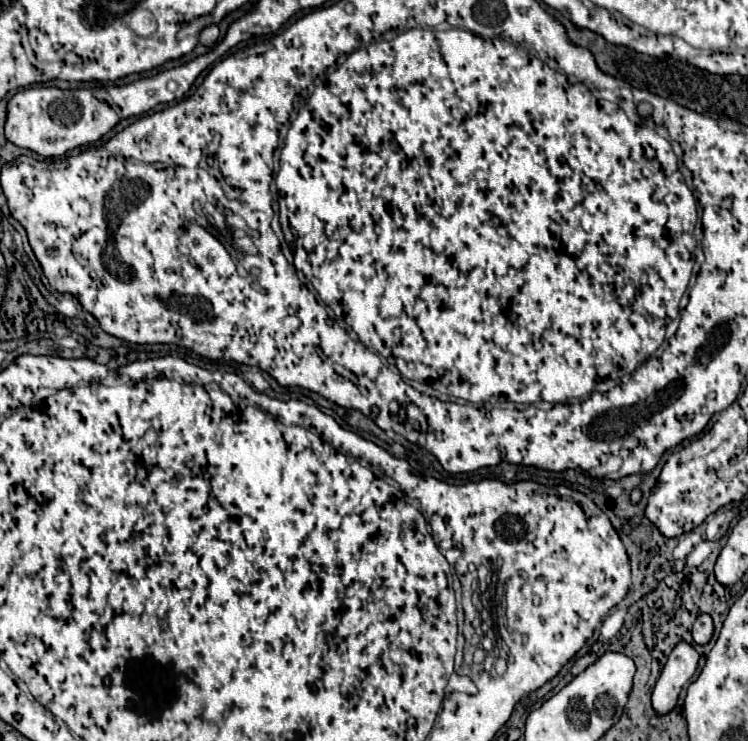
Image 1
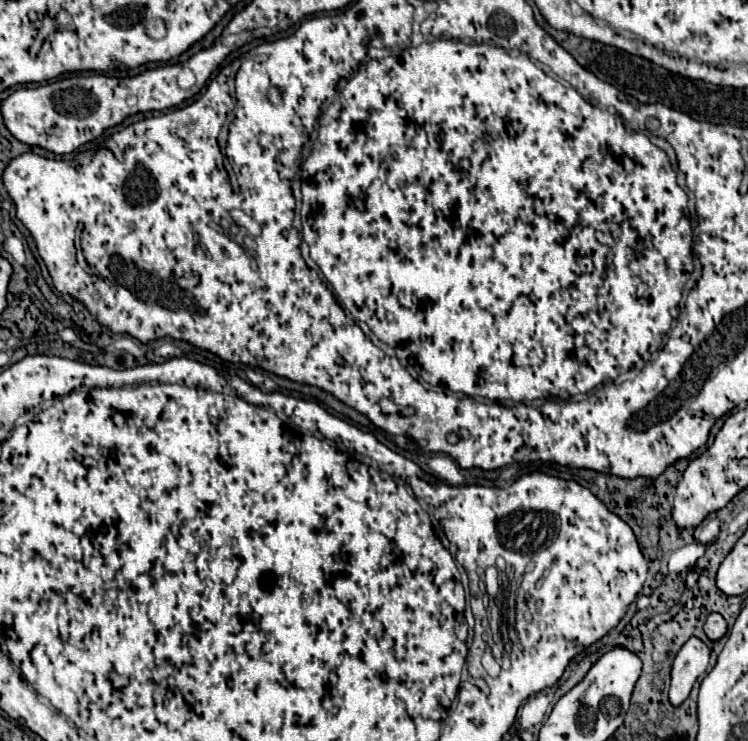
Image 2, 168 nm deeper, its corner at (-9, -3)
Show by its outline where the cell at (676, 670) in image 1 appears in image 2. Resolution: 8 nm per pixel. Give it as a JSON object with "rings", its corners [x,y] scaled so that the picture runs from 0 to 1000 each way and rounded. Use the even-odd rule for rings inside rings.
{"rings":[[[922,861],[909,874],[909,880],[901,888],[898,907],[896,907],[896,912],[898,912],[898,920],[896,920],[898,953],[909,953],[920,942],[933,912],[944,907],[947,891],[949,891],[949,877],[936,861]]]}

